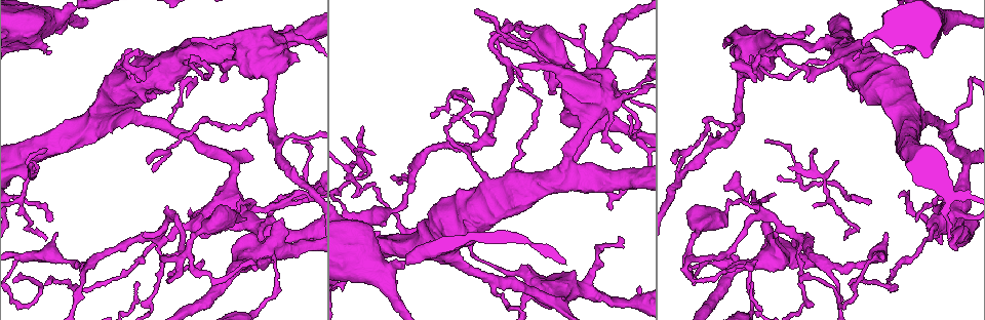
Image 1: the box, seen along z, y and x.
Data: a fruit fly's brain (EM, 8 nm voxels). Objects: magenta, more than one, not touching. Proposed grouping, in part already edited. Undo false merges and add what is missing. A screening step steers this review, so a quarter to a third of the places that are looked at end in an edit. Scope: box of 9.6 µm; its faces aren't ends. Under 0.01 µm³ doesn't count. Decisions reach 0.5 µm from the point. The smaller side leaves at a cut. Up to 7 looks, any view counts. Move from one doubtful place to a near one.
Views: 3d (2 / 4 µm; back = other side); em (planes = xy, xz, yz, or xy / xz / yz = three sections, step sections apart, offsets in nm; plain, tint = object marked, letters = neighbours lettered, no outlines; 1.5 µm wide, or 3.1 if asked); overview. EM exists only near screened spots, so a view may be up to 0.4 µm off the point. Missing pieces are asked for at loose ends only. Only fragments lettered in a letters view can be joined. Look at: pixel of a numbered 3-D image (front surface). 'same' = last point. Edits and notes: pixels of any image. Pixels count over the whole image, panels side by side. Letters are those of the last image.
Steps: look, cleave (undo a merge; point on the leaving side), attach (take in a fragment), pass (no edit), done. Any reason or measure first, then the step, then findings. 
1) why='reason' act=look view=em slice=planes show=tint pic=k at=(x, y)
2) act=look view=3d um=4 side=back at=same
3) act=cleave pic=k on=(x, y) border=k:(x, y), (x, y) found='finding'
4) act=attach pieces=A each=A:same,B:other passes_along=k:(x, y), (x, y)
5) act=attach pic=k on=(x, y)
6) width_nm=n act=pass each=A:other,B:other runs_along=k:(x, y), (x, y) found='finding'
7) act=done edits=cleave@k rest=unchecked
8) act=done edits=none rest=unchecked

why='arms part here' act=look view=3d um=2 side=back pic=1 at=(829, 199)

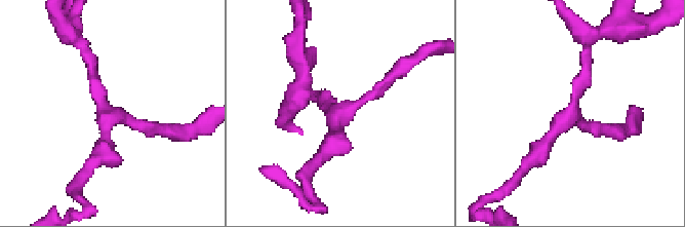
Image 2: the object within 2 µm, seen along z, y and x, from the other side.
arms=3 act=look view=em slice=planes show=tint pic=2 at=(569, 115)

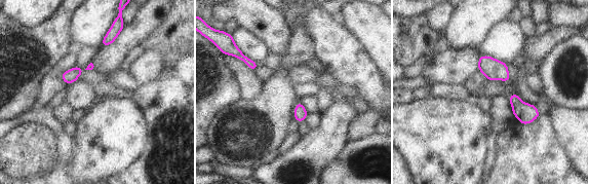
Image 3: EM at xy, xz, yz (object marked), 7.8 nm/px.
act=look view=em slice=planes show=letters at=same

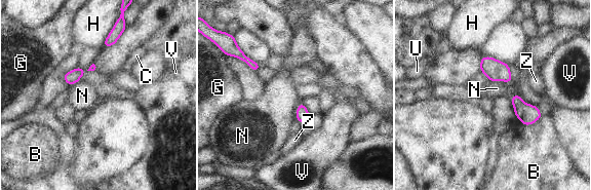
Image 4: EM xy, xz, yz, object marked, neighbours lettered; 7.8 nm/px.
longest_contact=H:380nm act=pass each=B:other,C:other,G:other,H:other,N:other,U:other,V:other,Z:other found='all the same neuron'

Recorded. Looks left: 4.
why='sudden change in width' act=look view=3d um=2 pic=1 at=(946, 197)

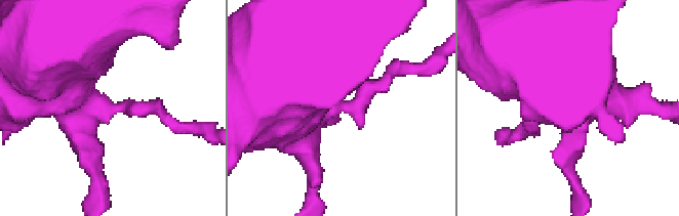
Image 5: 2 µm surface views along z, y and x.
arms=4 act=look view=em slice=yz step=4 show=letters pic=5 at=(365, 93)

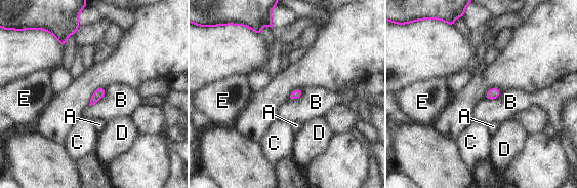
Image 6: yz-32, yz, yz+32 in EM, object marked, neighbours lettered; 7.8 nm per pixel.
act=look view=em slice=planes show=letters at=same

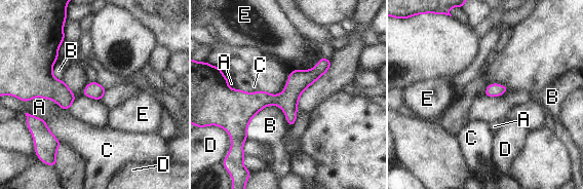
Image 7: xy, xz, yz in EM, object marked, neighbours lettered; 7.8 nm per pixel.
act=pass each=A:other,B:other,C:other,D:other,E:other runs_along=7:(327, 63), (283, 100), (236, 98) found='continuous, no second neuron'

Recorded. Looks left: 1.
why='an open end' act=look view=em slice=planes show=letters pic=1 at=(895, 50)

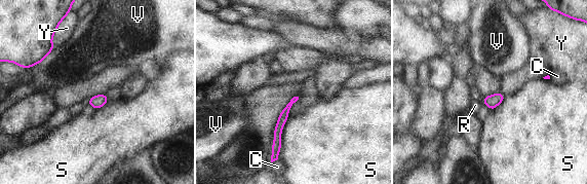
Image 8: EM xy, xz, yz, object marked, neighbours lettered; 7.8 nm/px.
act=pass each=C:other,R:other,S:other,V:other,Y:other found='no lettered fragment goes on from it'

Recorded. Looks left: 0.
act=done edits=none rest=unchecked

